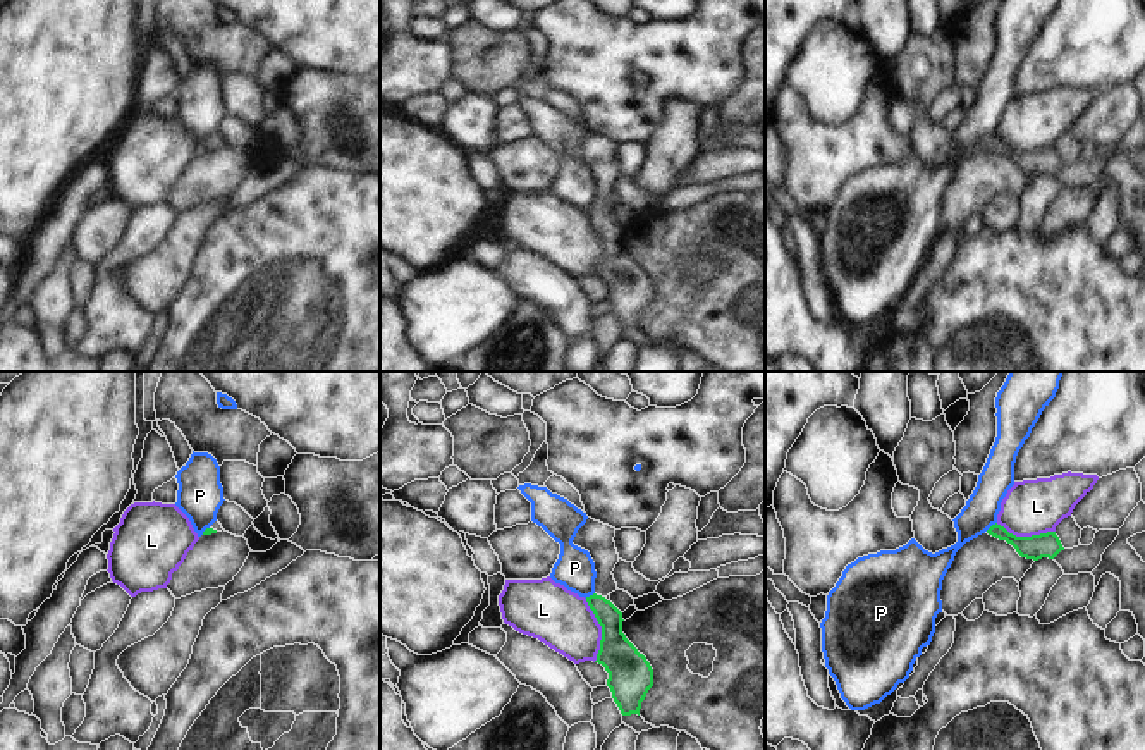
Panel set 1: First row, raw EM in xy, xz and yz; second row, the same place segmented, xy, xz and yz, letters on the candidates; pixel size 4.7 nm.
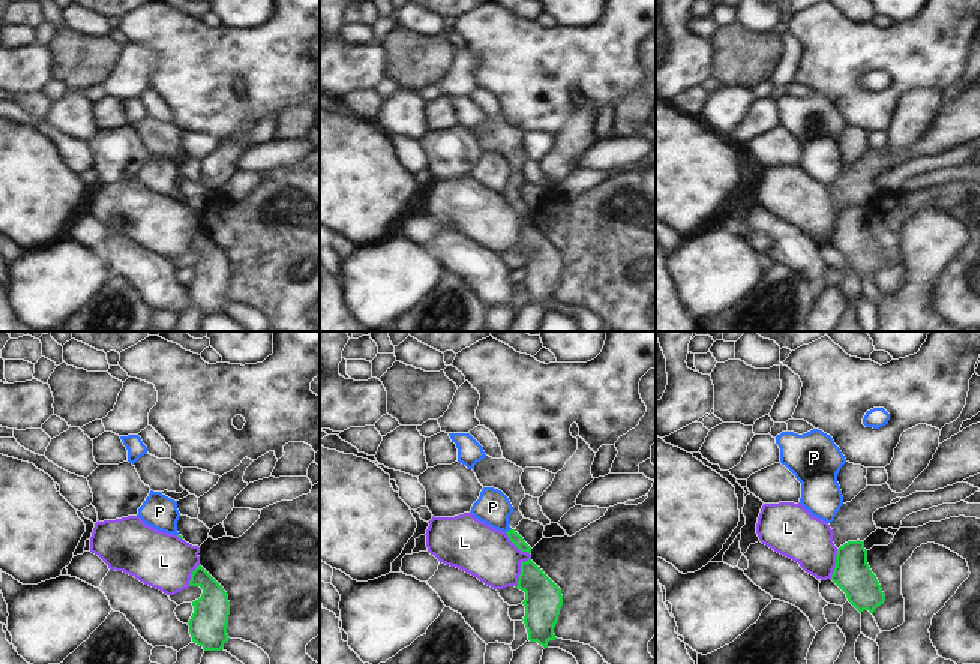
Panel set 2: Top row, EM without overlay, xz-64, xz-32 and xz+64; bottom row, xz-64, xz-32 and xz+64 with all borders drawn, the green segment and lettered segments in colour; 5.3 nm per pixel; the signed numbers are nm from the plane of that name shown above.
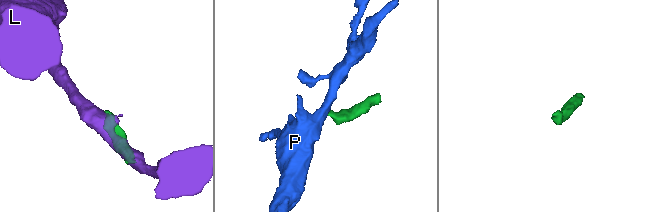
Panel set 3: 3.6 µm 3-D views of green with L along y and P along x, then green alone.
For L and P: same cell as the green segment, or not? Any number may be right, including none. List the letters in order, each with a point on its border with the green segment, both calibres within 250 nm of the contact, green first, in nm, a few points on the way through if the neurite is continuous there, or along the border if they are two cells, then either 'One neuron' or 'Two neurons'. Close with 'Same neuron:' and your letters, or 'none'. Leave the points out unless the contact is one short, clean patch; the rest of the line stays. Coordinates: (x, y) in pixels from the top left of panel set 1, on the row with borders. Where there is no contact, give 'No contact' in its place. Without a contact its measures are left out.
L: Touches green at xz (602, 630). Thickness 200 nm (green) against 280 nm. Boundary: xz (585, 599), (600, 627), (600, 649), (595, 661). Two neurons
P: Touches green at yz (992, 525). Thickness 120 nm (green) against 160 nm. Boundary: yz (996, 522), (985, 530). Two neurons
Same neuron: none

